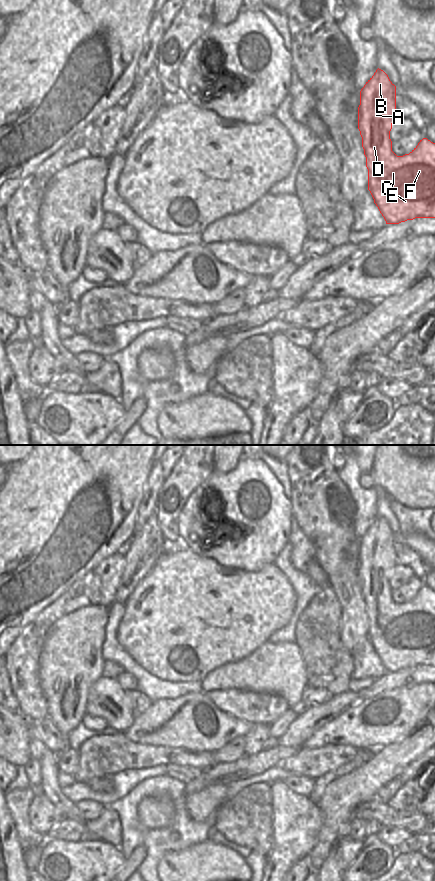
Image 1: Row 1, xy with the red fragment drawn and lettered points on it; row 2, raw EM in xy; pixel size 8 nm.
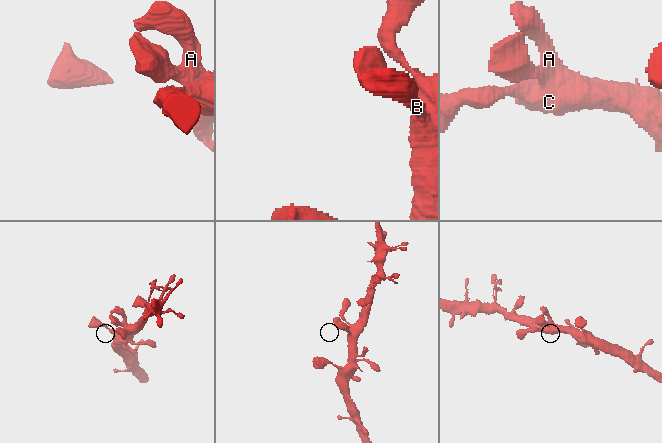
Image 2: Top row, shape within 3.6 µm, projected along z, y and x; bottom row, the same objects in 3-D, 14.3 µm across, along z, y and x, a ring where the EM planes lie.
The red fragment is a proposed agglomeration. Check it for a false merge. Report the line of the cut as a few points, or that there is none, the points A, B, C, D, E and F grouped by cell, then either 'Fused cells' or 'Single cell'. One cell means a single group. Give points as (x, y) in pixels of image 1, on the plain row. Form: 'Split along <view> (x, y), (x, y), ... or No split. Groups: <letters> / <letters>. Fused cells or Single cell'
No split. Groups: A B C D E F. Single cell.

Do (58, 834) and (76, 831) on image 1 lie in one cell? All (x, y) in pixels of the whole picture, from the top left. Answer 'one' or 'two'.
one

